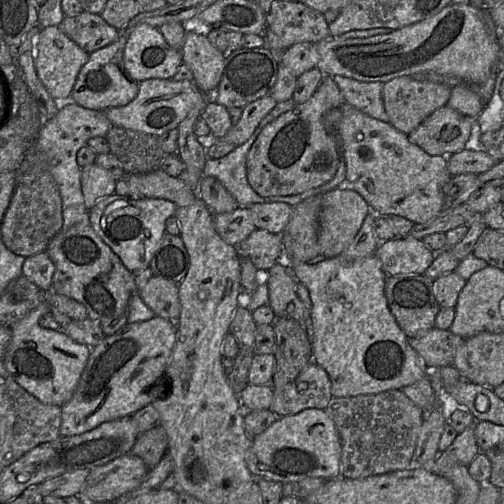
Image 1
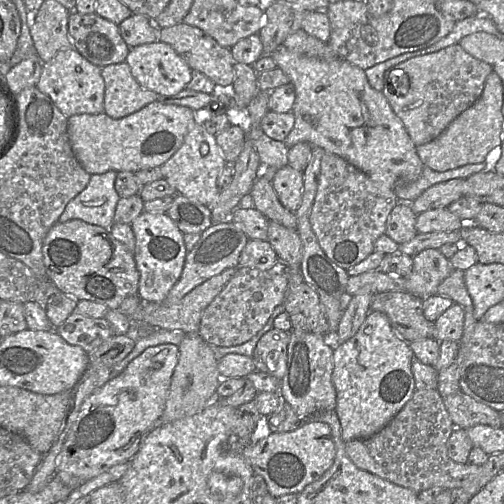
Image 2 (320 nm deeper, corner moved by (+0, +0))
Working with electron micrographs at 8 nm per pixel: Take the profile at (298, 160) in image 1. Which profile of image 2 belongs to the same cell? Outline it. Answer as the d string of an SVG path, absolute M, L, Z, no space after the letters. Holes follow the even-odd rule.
M287 165L275 171L271 182L282 205L291 212L296 213L303 197L303 172Z

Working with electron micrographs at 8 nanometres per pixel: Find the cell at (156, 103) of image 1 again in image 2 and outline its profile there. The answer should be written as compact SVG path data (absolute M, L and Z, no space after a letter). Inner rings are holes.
M154 101L119 119L113 119L106 113L73 115L67 120L67 133L76 159L89 174L103 174L108 171L136 173L139 170L160 168L181 147L186 134L196 122L199 122L198 114L190 108Z

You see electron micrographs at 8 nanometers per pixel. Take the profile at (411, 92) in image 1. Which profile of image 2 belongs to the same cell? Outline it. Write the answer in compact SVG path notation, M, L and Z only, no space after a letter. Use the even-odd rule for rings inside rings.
M457 43L397 64L385 74L382 93L418 147L436 139L481 96L486 78L492 71L493 66L473 57ZM404 74L410 81L409 91L398 95L399 79Z

